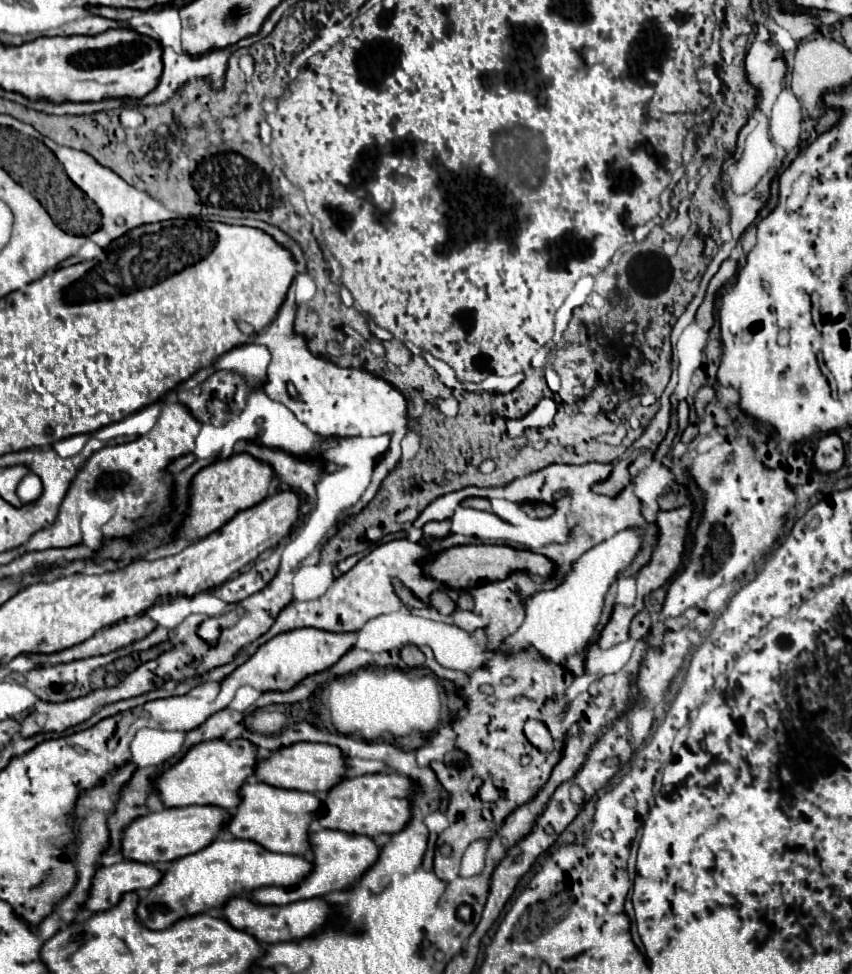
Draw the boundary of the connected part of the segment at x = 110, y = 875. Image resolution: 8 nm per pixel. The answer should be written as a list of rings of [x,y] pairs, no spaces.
[[[120,862],[114,866],[100,866],[92,878],[84,908],[100,912],[112,908],[124,892],[150,890],[160,878],[160,870],[142,862]]]

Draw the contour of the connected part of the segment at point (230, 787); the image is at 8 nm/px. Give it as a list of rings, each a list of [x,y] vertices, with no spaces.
[[[244,738],[206,740],[192,746],[168,770],[156,774],[152,778],[152,786],[166,808],[200,804],[200,806],[218,806],[224,810],[234,810],[236,802],[240,802],[240,798],[236,798],[236,790],[240,790],[246,776],[252,774],[254,764],[256,764],[256,754],[254,746],[248,740]]]

